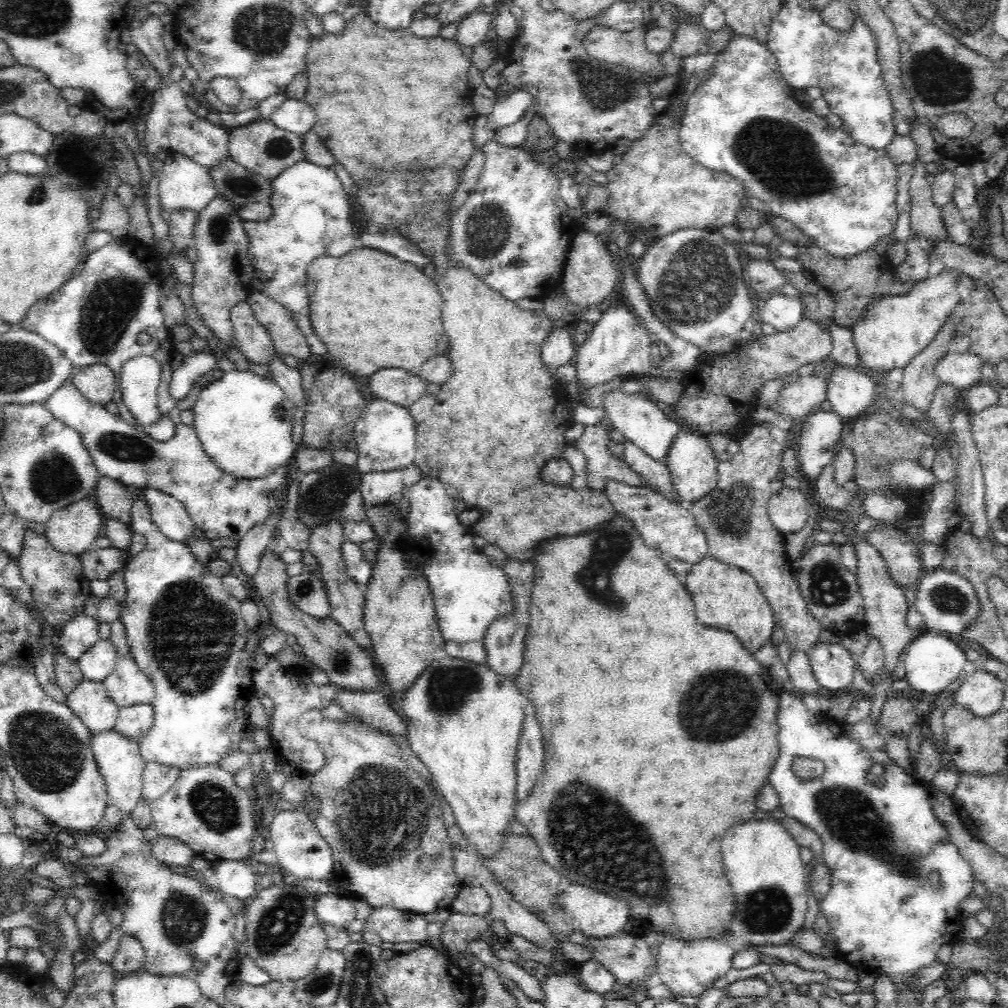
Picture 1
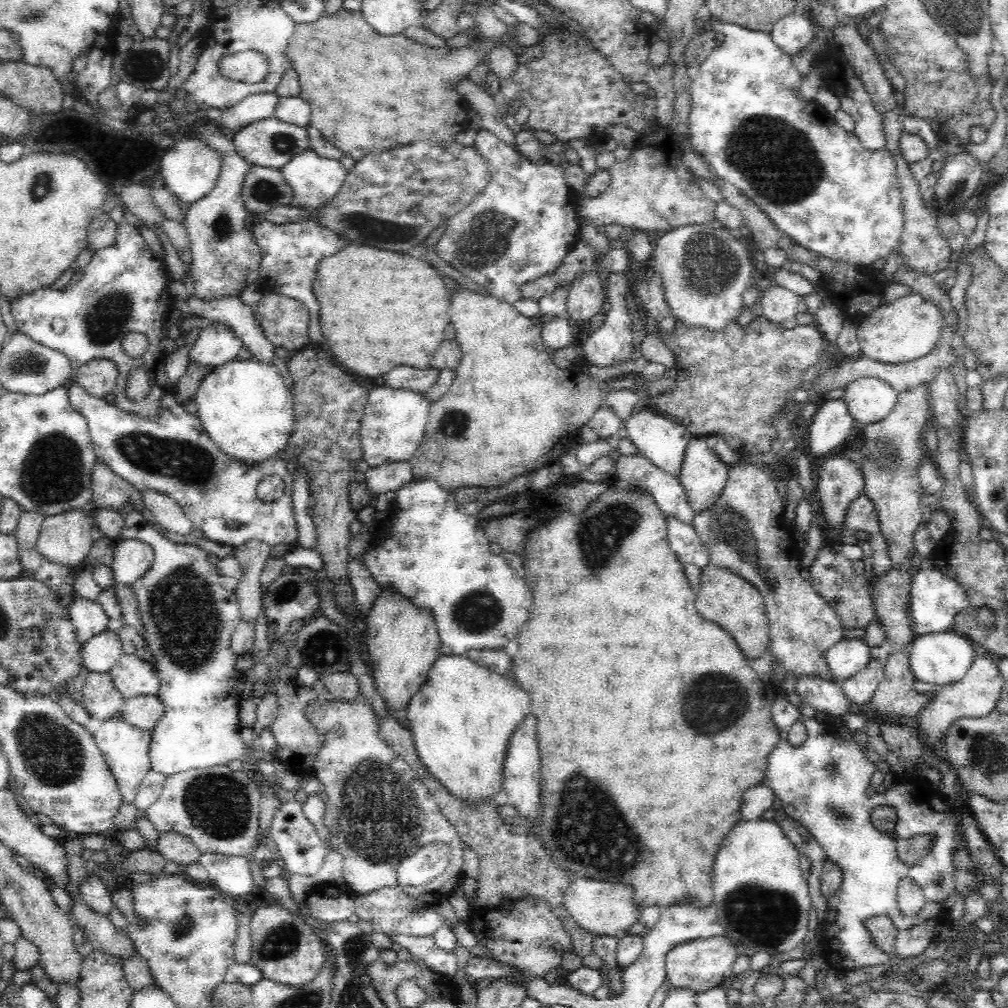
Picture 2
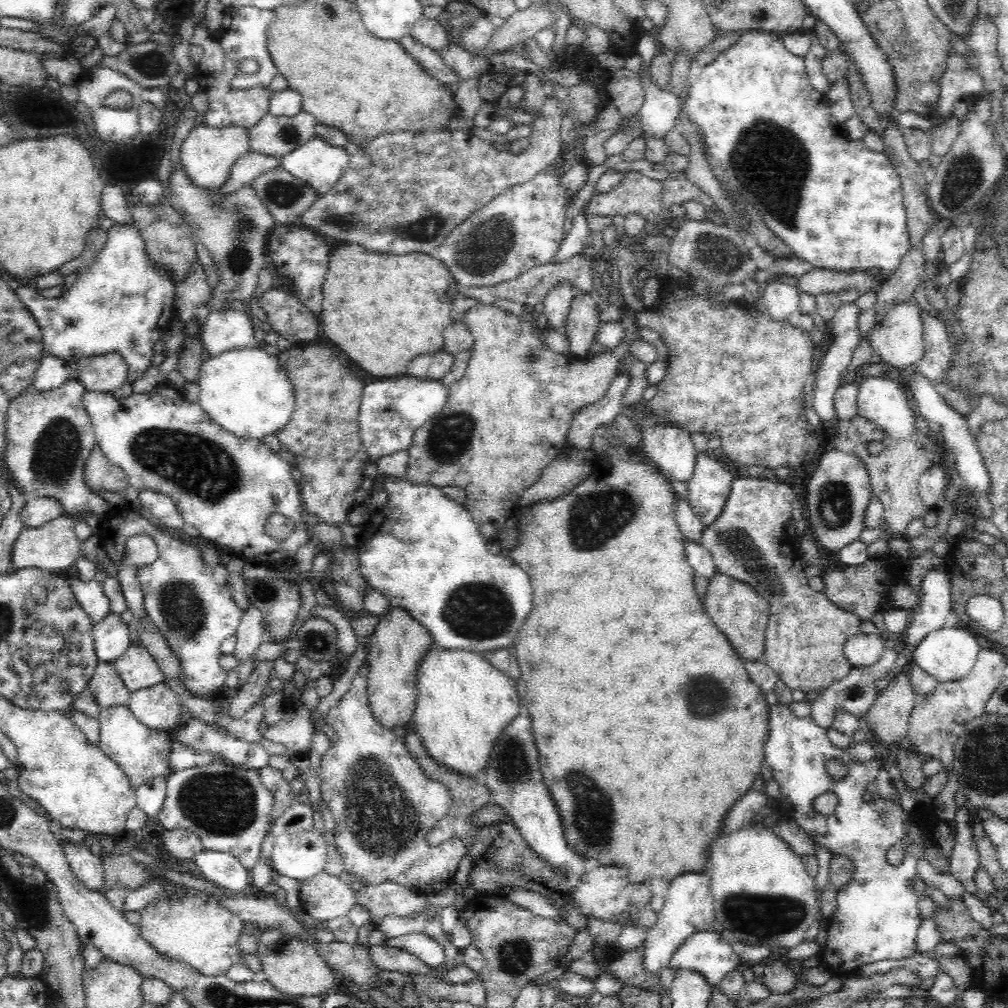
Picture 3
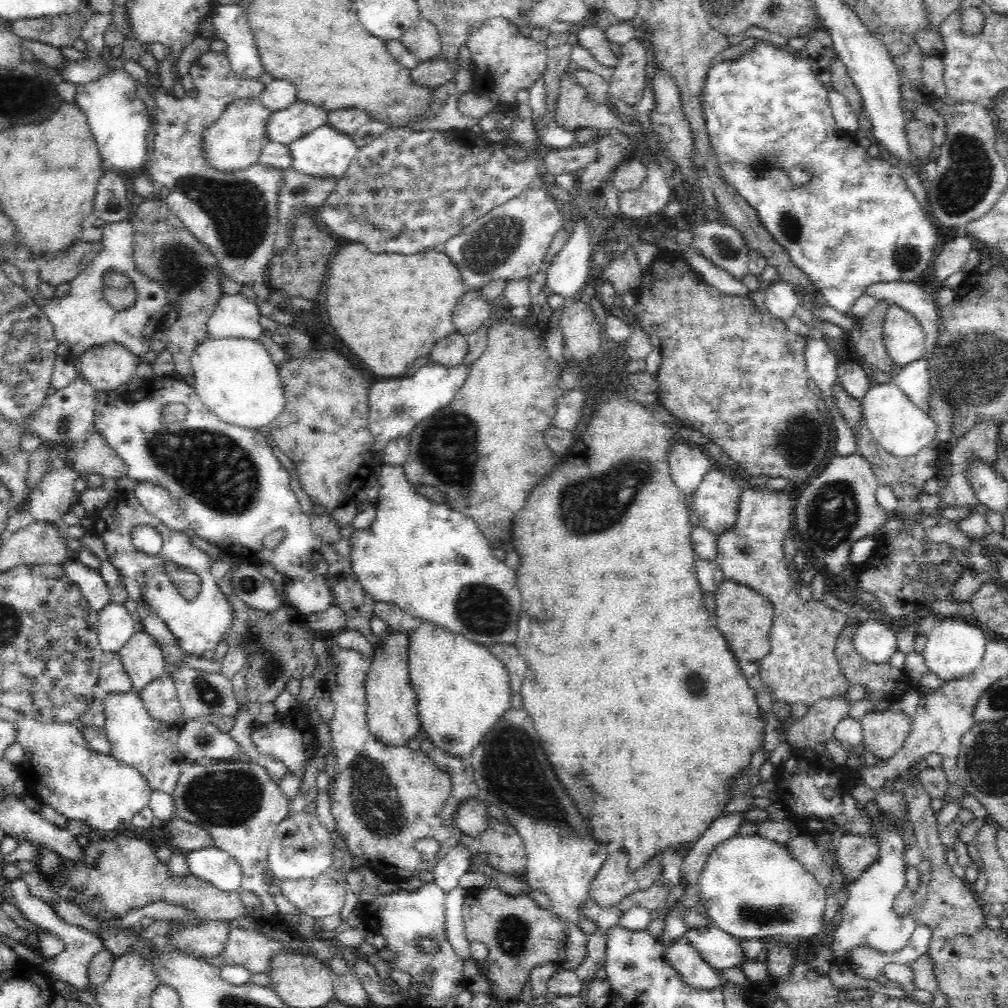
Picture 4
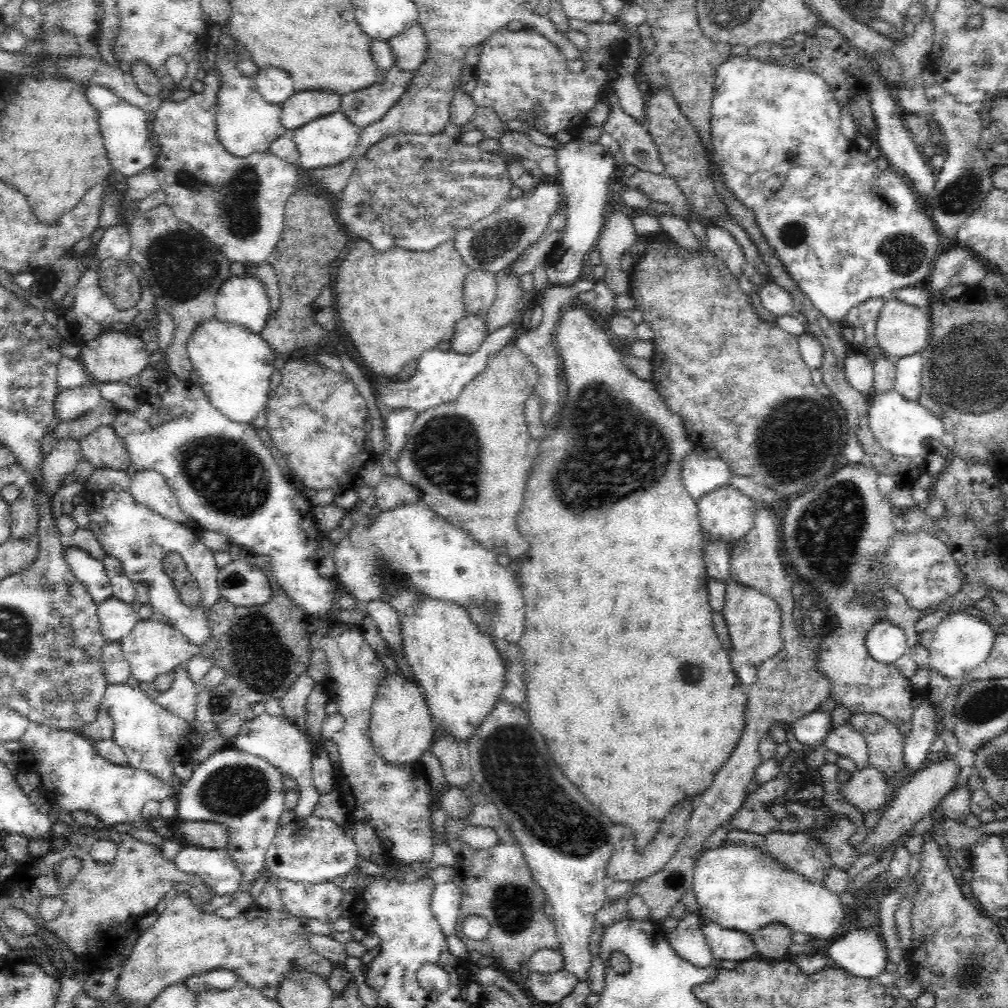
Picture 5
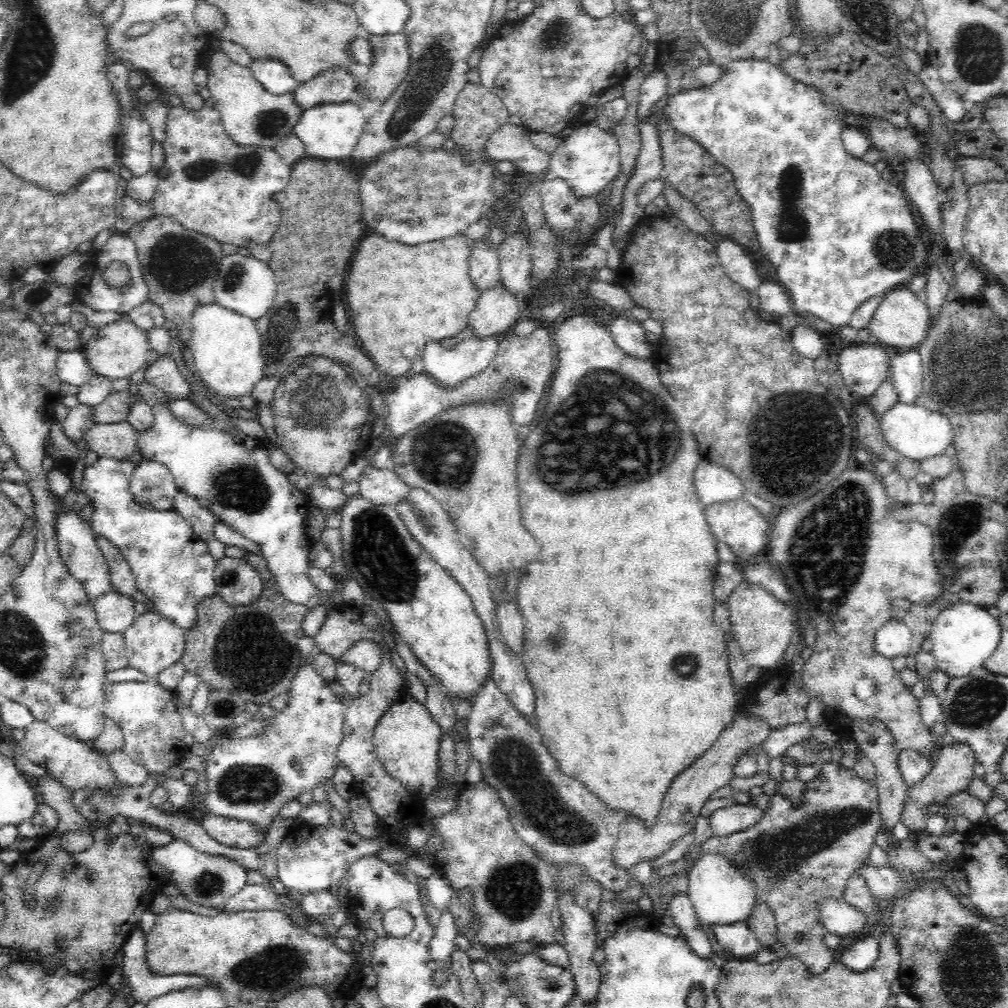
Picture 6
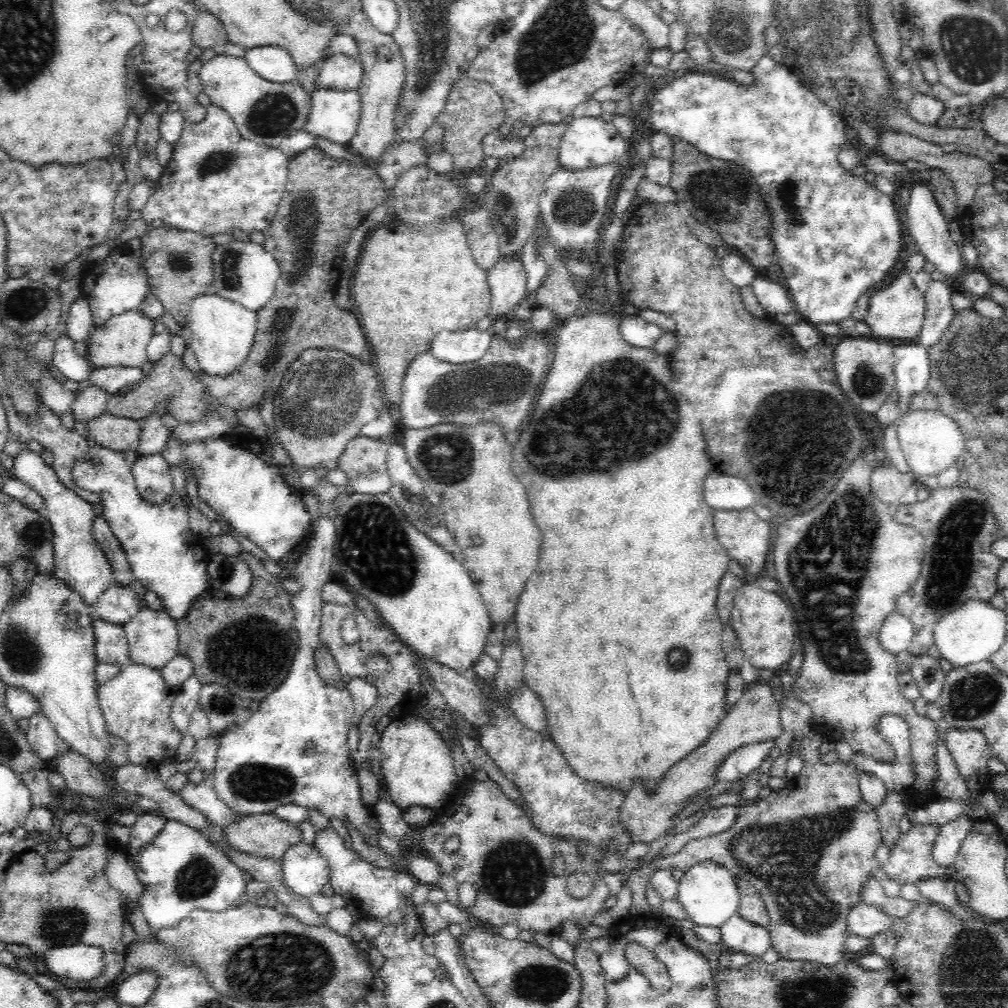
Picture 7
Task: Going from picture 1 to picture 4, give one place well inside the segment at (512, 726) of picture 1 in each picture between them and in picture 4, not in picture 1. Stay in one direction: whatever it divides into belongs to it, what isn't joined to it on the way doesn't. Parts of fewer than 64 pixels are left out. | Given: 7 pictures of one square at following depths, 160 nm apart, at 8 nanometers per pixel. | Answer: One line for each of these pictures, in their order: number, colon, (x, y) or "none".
2: (461, 720)
3: (463, 702)
4: (462, 689)

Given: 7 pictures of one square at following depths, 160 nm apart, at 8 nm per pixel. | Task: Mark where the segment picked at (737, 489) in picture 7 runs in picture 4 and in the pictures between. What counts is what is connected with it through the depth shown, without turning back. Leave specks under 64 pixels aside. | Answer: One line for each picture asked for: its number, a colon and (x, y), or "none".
4: (689, 465)
5: (701, 476)
6: (714, 484)

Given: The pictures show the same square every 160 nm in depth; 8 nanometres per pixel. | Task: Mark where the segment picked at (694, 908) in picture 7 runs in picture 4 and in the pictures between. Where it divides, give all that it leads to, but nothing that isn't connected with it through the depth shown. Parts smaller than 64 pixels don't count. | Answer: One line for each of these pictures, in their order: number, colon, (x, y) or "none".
4: (751, 887)
5: (738, 887)
6: (720, 893)

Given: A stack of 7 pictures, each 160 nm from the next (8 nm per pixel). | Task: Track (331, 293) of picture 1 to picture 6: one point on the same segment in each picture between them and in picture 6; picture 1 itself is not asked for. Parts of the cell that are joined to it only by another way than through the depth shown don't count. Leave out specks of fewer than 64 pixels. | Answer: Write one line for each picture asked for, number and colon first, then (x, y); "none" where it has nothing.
2: (380, 310)
3: (383, 310)
4: (389, 309)
5: (395, 305)
6: (401, 297)

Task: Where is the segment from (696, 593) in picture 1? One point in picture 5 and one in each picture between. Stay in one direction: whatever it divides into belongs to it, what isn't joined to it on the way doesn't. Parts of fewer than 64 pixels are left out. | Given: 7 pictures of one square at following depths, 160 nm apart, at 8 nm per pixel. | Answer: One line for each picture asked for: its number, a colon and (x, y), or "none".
2: (727, 599)
3: (739, 612)
4: (745, 617)
5: (754, 620)

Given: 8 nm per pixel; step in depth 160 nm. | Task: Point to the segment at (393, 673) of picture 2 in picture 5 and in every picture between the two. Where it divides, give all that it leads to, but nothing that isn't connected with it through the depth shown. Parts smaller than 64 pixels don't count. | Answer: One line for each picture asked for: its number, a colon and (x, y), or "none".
3: (394, 650)
4: (392, 715)
5: (401, 730)

